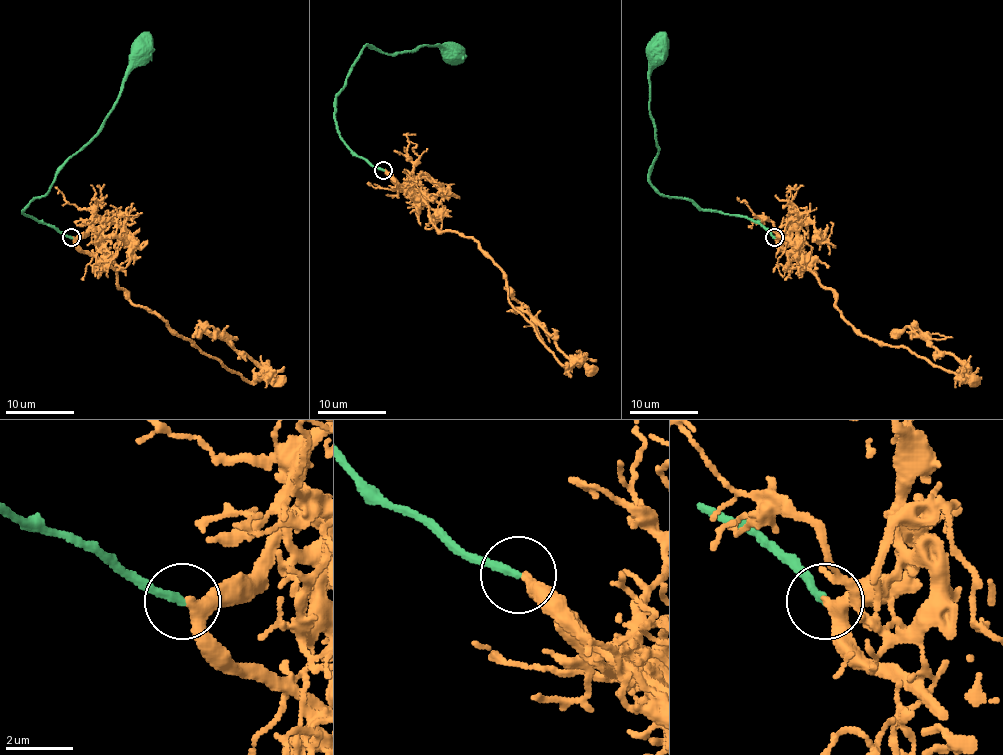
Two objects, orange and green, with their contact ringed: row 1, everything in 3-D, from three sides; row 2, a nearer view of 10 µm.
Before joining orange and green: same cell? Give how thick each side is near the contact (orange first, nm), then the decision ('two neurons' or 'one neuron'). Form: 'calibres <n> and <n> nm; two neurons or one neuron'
calibres 320 and 240 nm; one neuron

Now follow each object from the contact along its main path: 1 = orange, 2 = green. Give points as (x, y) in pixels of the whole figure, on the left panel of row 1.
1: (72, 237), (116, 273), (134, 304), (160, 314), (249, 382), (259, 373), (211, 327), (192, 337)
2: (72, 237), (22, 211), (42, 196), (53, 182), (55, 173), (98, 132), (120, 92), (132, 49), (149, 32)

